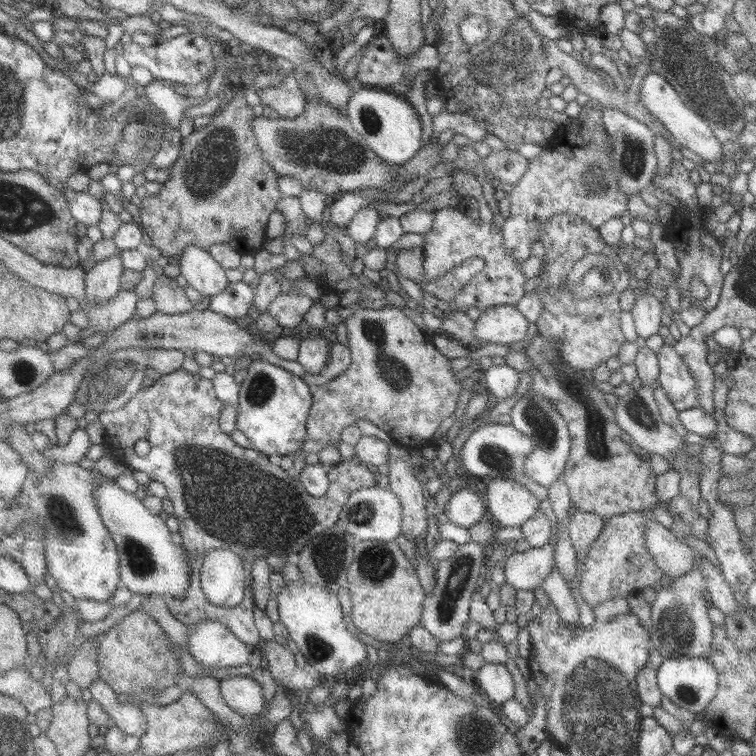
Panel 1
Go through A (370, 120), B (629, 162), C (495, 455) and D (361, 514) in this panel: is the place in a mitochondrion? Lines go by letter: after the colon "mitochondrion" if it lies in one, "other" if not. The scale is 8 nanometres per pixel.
A: mitochondrion
B: mitochondrion
C: mitochondrion
D: mitochondrion

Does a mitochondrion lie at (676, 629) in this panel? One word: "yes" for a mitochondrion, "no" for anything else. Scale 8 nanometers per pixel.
yes

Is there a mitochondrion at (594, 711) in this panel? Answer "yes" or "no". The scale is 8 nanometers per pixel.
yes

